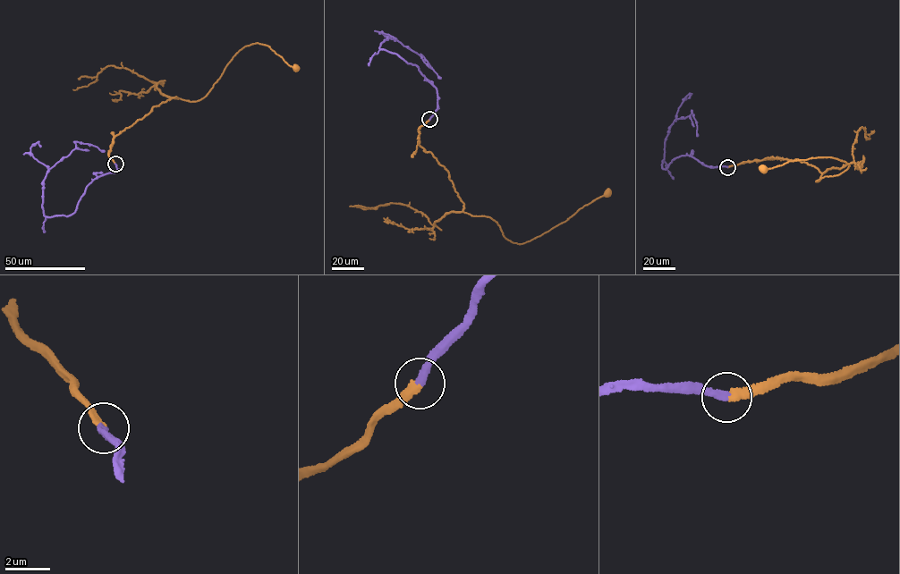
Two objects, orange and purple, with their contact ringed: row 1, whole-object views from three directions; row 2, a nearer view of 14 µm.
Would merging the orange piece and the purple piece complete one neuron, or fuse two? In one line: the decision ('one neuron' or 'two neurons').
one neuron

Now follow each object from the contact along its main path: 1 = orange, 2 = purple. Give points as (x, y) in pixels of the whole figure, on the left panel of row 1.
1: (115, 164), (108, 155), (114, 138), (171, 98), (203, 97), (244, 46), (268, 46), (295, 67)
2: (115, 164), (114, 173), (86, 187), (72, 213), (45, 216), (47, 171), (76, 142), (104, 151)

